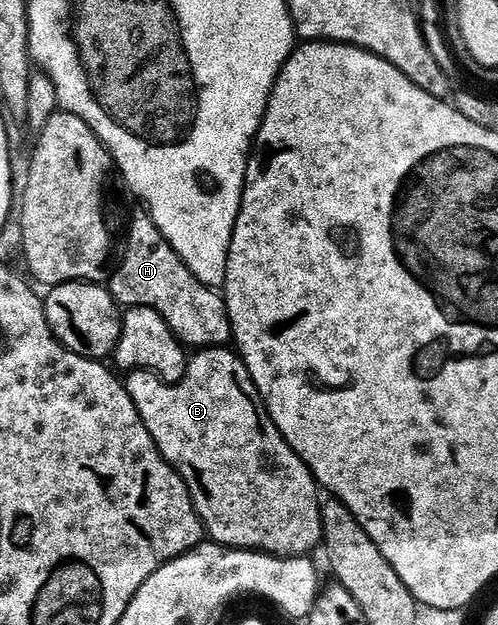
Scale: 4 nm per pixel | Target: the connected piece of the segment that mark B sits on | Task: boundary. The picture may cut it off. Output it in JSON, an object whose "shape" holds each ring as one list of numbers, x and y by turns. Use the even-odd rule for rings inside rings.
{"shape":[[201,348,194,354,197,355,194,358,192,355,188,359,185,374,178,382,172,384,162,382,157,375,152,374,149,370,130,370,124,375,123,383,147,428,147,432,153,437,157,450,187,484,189,494,193,497,193,506,201,518,204,533,217,545,233,546,237,550,260,550,262,554,276,554,278,558,300,558,312,555,314,553,312,550,321,546,321,523,323,521,321,506,317,503,319,487,317,479,313,477,313,472,303,464,300,456,285,443,279,428,275,428,275,424,265,413,257,397,257,389,249,378,249,373,241,363,240,357,232,349]]}

